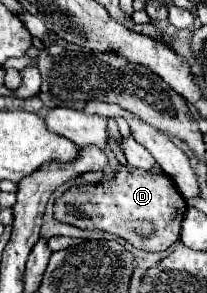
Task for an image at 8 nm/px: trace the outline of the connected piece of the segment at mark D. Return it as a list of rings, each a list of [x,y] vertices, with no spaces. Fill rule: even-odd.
[[[117,166],[117,174],[113,180],[119,180],[113,184],[113,190],[109,194],[107,202],[107,182],[97,184],[97,186],[73,186],[69,188],[61,198],[55,200],[53,214],[57,220],[65,224],[73,224],[79,228],[89,228],[89,230],[103,230],[121,236],[123,240],[131,242],[133,246],[147,250],[147,252],[165,252],[179,240],[181,232],[181,220],[185,216],[185,200],[181,198],[177,186],[173,180],[161,172],[161,170],[135,170],[135,168],[125,168]],[[75,208],[83,216],[73,214]],[[137,222],[149,222],[155,226],[155,234],[149,238],[143,238],[137,234],[135,224]]]

